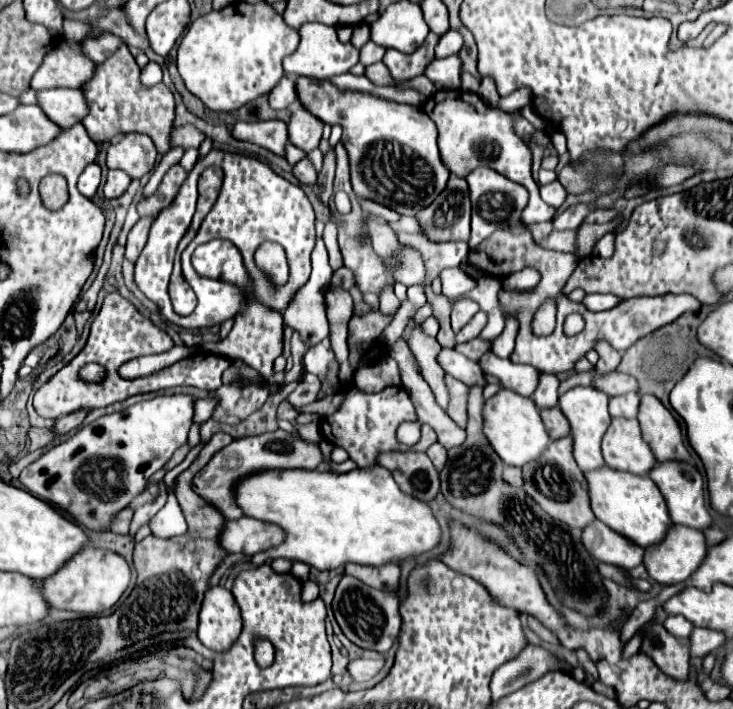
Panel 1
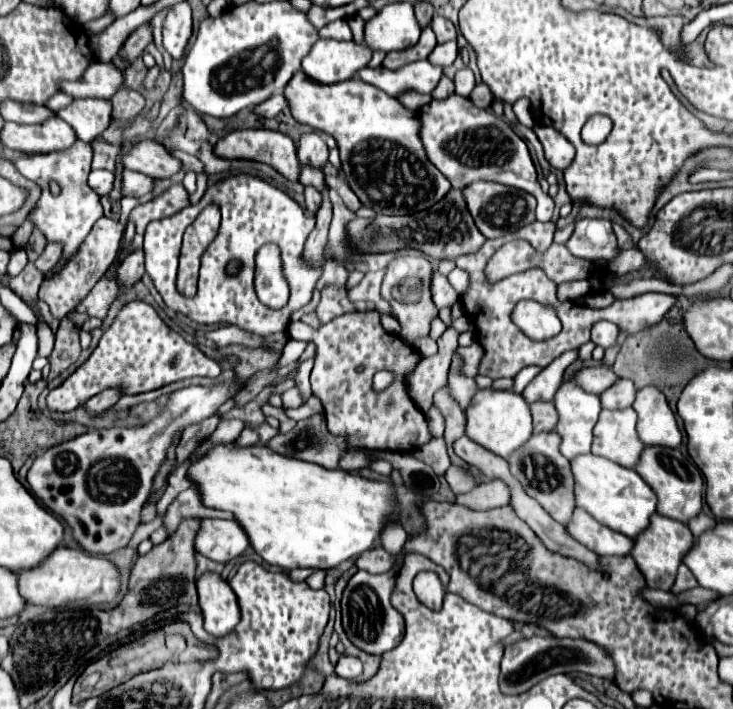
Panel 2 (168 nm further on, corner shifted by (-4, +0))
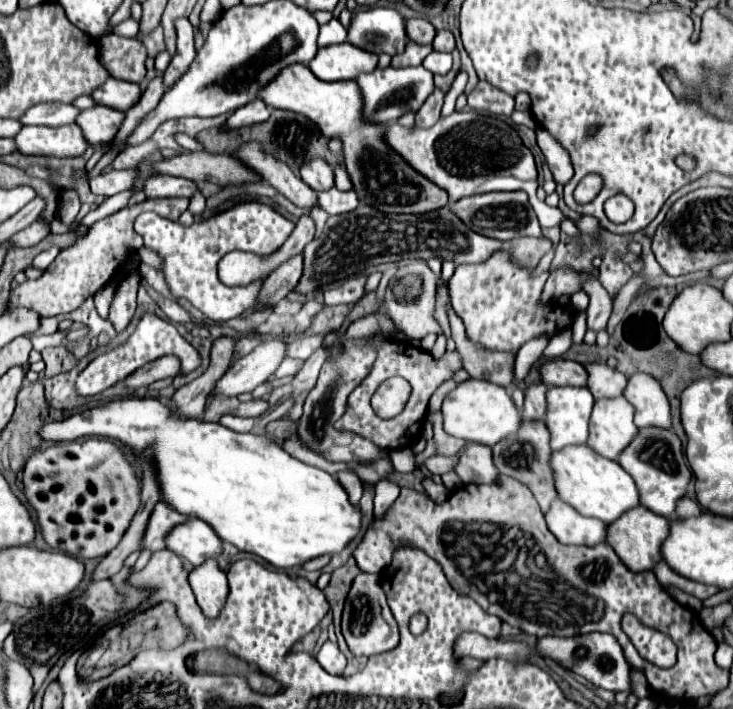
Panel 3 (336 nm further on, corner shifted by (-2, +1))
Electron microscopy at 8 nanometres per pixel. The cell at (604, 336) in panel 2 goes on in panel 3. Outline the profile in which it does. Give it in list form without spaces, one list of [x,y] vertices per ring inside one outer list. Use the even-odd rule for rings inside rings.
[[[582,272],[582,290],[588,294],[588,328],[602,330],[608,324],[608,318],[612,314],[612,298],[602,288],[600,280],[588,272]]]

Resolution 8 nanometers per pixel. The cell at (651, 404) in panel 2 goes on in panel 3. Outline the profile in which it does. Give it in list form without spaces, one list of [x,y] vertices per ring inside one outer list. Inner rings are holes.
[[[636,372],[628,376],[624,398],[634,406],[634,424],[638,428],[670,428],[670,406],[658,380],[650,374]]]

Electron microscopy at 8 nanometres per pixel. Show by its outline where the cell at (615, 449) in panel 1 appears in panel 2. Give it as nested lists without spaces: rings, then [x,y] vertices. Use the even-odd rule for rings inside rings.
[[[608,411],[600,413],[600,421],[594,427],[592,453],[606,457],[622,467],[634,469],[644,451],[642,441],[636,435],[636,411]]]

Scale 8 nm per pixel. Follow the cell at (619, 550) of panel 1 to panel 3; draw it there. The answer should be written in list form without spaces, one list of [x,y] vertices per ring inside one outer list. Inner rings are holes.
[[[558,498],[546,512],[546,522],[548,522],[548,530],[562,544],[596,546],[606,540],[606,524],[602,520],[586,518]]]

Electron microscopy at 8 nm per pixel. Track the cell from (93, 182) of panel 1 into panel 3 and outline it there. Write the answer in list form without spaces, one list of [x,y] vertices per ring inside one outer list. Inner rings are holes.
[[[138,168],[104,172],[98,178],[90,180],[90,192],[92,194],[100,194],[100,196],[114,196],[118,192],[130,190],[136,176],[138,176]]]

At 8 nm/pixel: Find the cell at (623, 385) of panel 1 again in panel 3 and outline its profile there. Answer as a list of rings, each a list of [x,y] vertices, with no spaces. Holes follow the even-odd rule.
[[[550,360],[540,366],[540,378],[548,386],[586,386],[586,368],[574,360]]]

